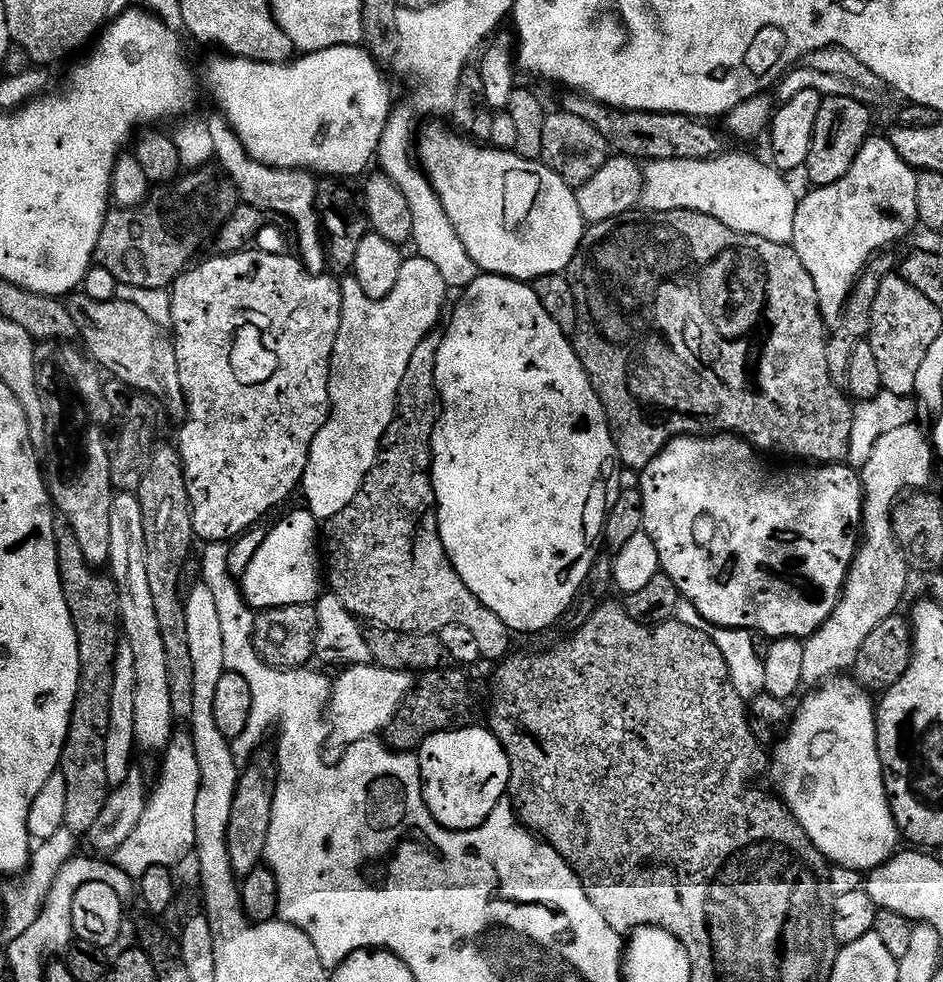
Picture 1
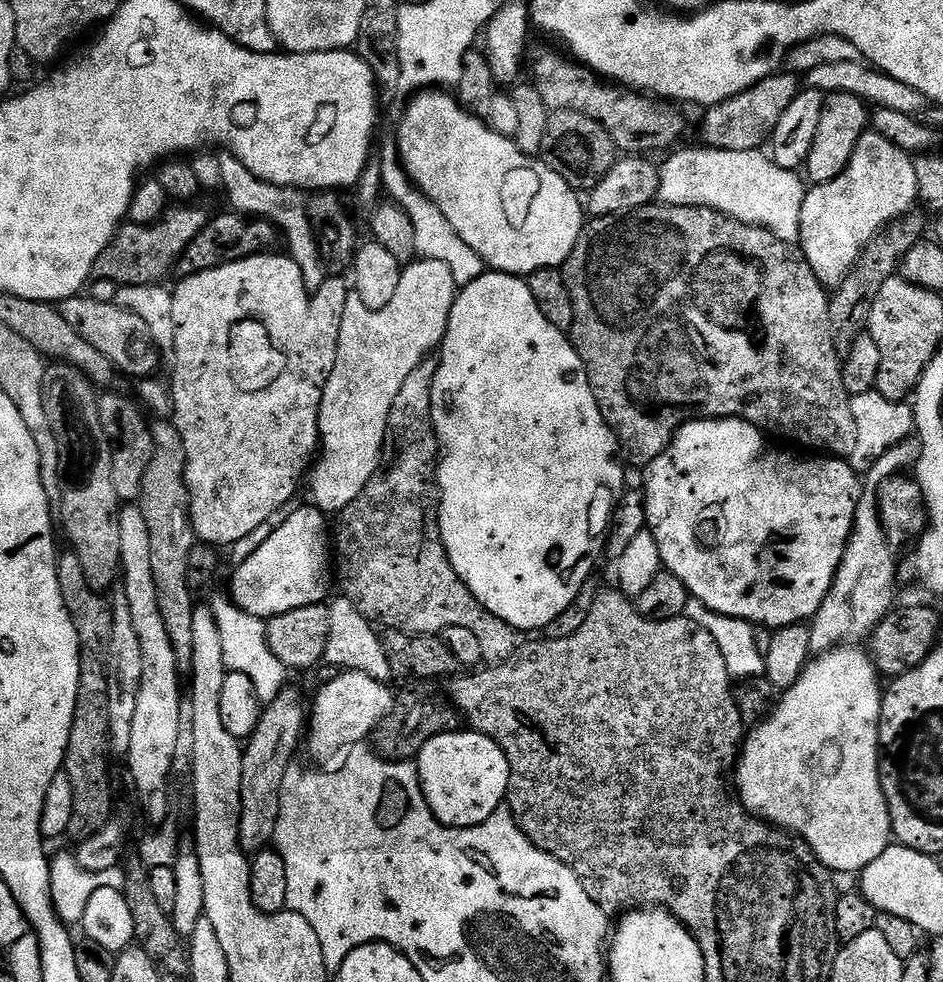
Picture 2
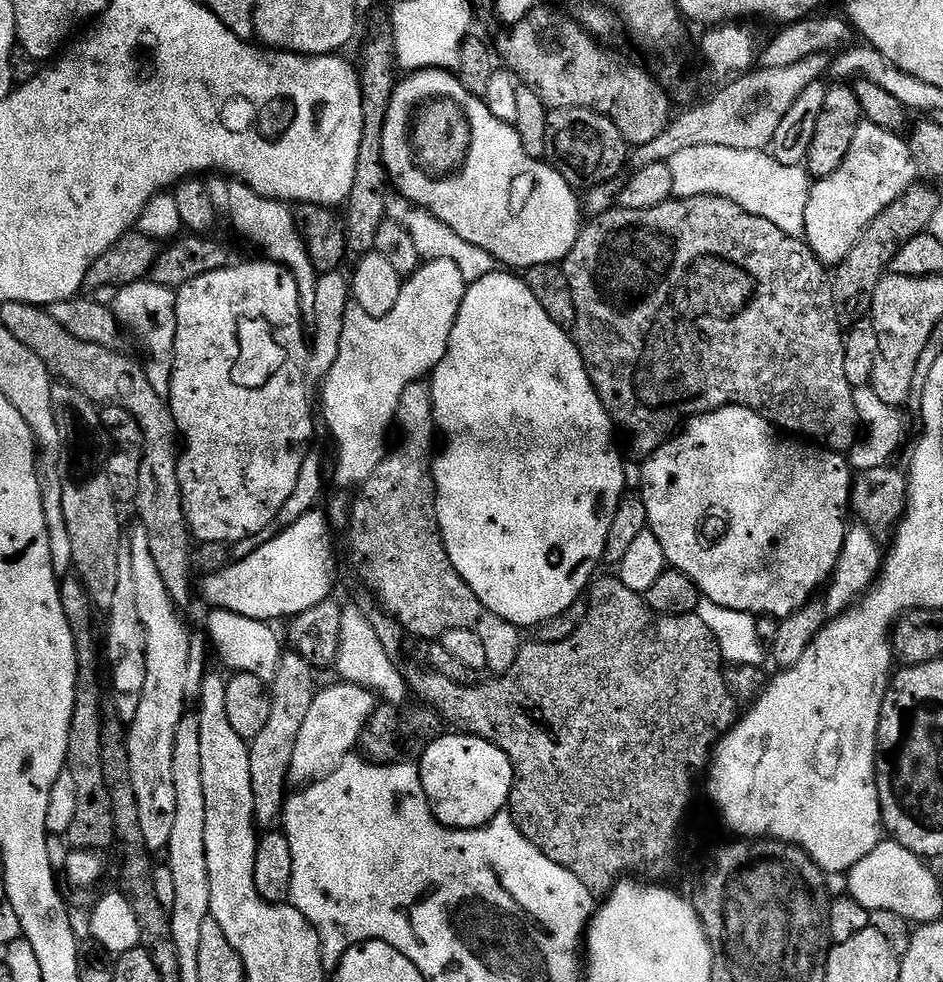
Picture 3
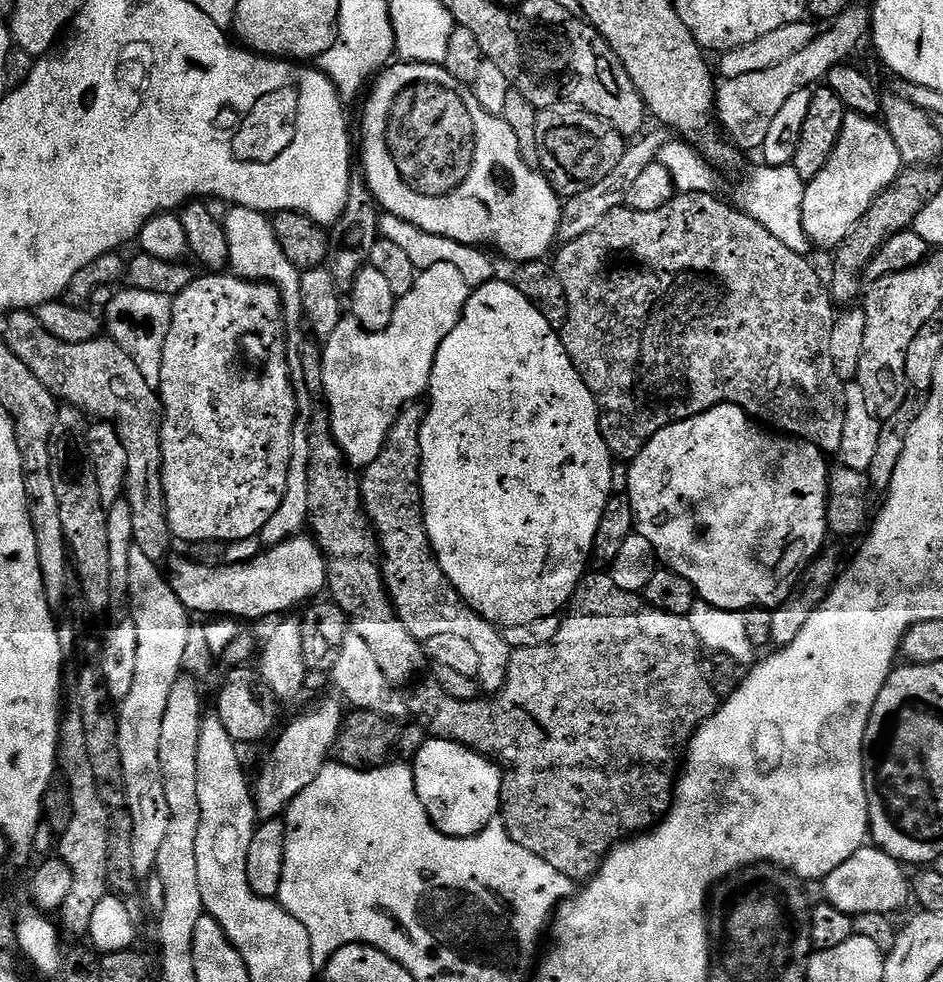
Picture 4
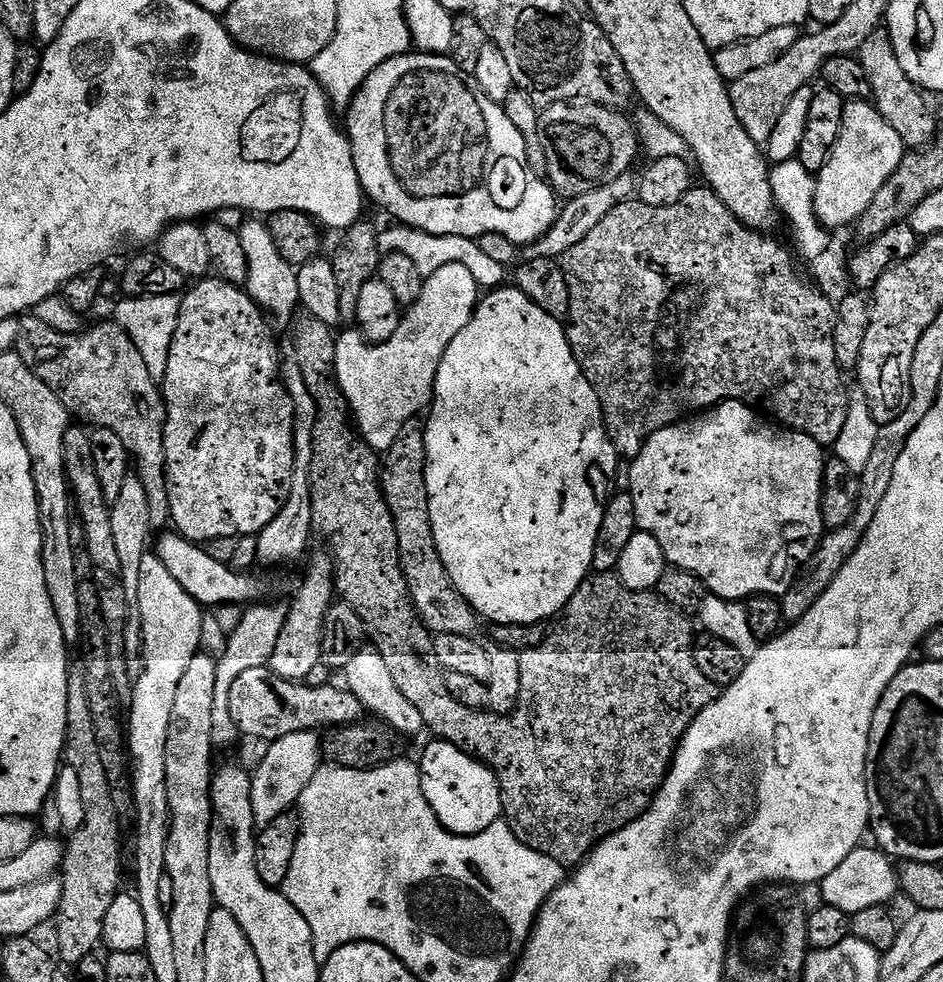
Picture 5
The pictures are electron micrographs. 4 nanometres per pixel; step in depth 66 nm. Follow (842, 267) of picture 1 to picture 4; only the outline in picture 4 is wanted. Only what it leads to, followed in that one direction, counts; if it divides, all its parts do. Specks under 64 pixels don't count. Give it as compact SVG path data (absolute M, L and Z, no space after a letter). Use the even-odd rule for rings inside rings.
M850 114L830 162L813 180L807 181L804 190L807 239L820 248L839 248L878 197L899 179L905 164L894 138L879 119Z

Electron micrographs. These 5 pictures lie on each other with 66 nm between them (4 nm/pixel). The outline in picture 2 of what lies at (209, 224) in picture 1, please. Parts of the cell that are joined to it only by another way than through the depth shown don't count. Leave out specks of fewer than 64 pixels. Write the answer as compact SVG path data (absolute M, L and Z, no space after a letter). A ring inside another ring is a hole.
M194 206L165 207L163 216L151 224L121 223L116 229L116 237L106 246L106 250L102 250L94 269L95 275L126 288L160 284L163 276L175 269L183 250L209 224L210 213L206 209L190 207Z

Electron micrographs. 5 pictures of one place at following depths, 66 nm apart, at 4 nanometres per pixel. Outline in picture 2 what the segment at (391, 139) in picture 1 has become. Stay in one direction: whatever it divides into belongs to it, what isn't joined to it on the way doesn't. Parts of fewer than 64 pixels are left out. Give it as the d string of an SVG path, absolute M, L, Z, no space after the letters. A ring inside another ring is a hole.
M392 158L392 161L386 164L386 196L391 203L398 204L402 210L406 210L410 222L414 222L414 242L417 253L423 259L446 265L450 269L450 274L454 274L457 286L474 282L479 276L484 275L486 271L484 260L478 258L478 254L474 254L474 250L470 250L470 246L466 246L466 242L462 242L458 234L454 234L454 226L446 222L446 214L442 214L442 210L438 210L438 206L434 206L430 198L426 198L410 186L408 175L404 173L404 167L396 158Z

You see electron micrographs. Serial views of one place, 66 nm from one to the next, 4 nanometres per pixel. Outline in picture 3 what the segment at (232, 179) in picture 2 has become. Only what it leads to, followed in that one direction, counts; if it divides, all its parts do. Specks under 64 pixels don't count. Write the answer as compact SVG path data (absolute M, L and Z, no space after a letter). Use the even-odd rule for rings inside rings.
M239 182L230 183L230 210L228 216L232 224L252 244L261 248L263 255L273 264L281 264L286 269L303 274L309 271L308 251L300 231L296 228L295 211L285 201L271 200L258 194L250 186Z

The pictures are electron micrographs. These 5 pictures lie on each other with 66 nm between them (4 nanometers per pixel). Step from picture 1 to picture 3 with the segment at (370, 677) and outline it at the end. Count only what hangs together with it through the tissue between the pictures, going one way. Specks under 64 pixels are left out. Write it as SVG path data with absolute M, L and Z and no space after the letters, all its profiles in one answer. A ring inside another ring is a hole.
M347 682L321 688L315 695L312 705L305 712L303 709L296 730L294 756L288 771L291 783L296 786L307 786L322 780L345 763L353 755L352 748L354 752L359 745L364 725L378 707L377 697L362 686Z

